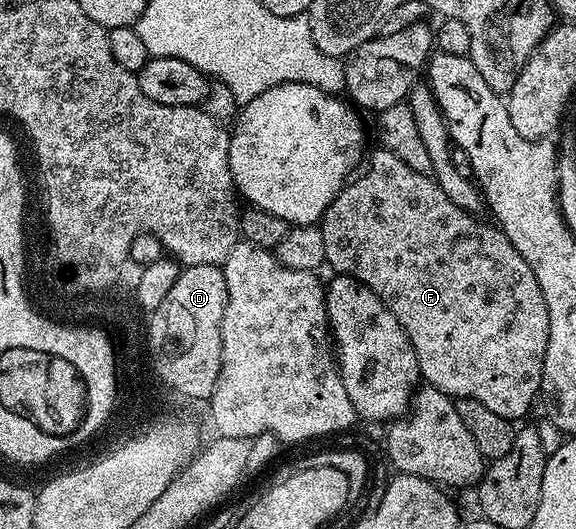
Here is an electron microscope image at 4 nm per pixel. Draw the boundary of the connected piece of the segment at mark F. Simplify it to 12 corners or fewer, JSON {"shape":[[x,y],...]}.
{"shape":[[376,148],[318,223],[420,377],[509,420],[546,300],[499,226]]}

